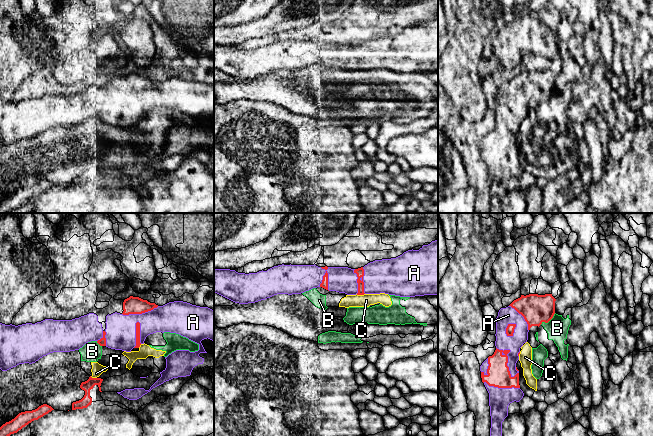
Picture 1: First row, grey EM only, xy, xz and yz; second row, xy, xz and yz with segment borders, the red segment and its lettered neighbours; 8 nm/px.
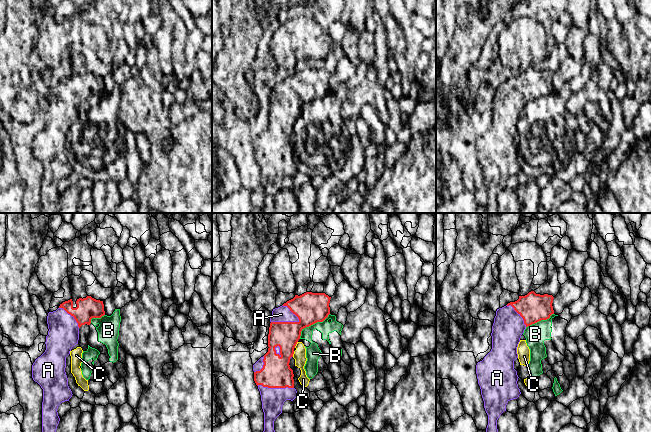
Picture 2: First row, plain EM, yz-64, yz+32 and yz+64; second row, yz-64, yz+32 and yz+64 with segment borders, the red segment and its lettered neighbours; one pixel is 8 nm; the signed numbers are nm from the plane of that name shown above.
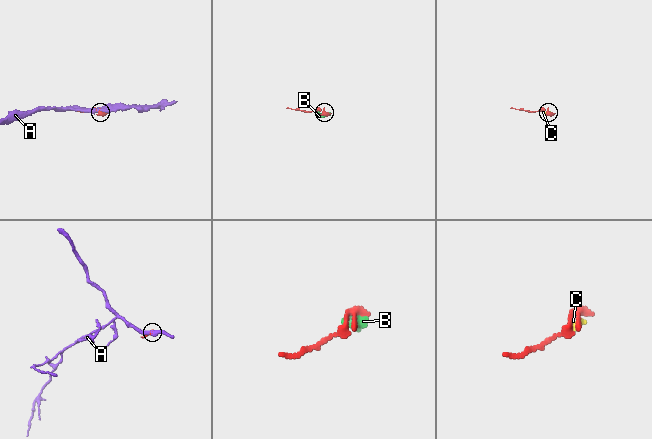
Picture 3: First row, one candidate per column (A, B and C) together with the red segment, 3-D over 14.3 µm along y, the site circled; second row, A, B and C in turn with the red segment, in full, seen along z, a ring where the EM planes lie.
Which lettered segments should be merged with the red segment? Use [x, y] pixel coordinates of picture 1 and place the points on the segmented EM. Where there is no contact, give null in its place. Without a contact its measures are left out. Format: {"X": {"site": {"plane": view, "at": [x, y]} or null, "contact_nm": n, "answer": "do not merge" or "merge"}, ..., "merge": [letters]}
{"A": {"site": {"plane": "yz", "at": [507, 361]}, "contact_nm": 280, "answer": "merge"}, "B": {"site": {"plane": "yz", "at": [548, 321]}, "contact_nm": 160, "answer": "do not merge"}, "C": {"site": {"plane": "xz", "at": [360, 294]}, "contact_nm": 70, "answer": "do not merge"}, "merge": ["A"]}

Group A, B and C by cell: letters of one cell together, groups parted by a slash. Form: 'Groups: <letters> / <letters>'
Groups: A / B C

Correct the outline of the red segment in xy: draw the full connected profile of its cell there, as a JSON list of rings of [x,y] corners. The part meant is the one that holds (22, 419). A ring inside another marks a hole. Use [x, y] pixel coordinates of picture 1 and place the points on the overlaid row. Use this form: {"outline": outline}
{"outline": [[[43,404],[35,410],[21,412],[14,419],[0,427],[0,436],[10,436],[11,434],[17,433],[32,421],[38,420],[52,410],[54,409],[51,406]]]}

